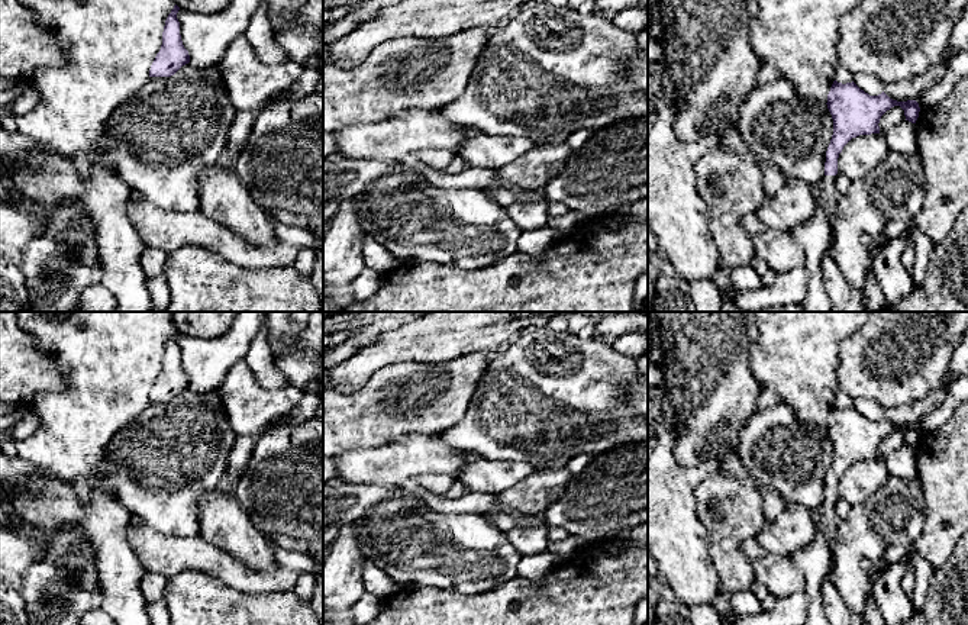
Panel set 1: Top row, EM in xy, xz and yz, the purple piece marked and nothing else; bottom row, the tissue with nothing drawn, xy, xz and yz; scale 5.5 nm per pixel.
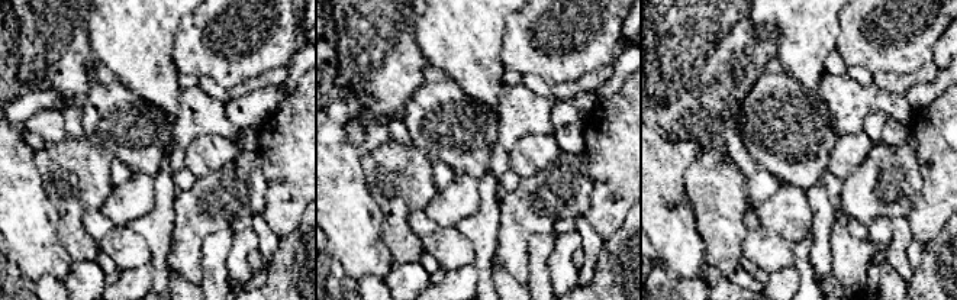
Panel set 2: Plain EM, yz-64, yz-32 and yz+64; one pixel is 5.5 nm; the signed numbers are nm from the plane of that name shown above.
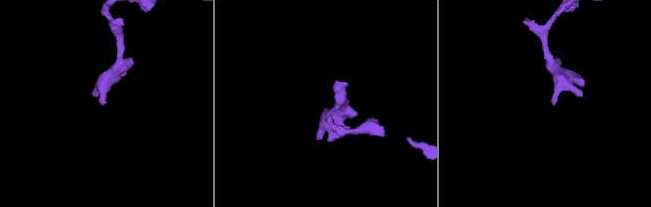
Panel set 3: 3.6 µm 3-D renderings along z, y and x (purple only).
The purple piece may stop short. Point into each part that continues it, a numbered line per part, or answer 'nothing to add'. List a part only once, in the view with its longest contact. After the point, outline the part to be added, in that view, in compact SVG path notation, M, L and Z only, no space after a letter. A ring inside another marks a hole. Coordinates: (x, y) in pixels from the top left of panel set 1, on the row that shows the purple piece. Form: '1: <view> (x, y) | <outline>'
1: yz (829, 196) | M825 175L823 181L825 181L825 184L822 187L819 204L825 210L825 213L829 219L829 223L830 223L830 229L832 229L833 220L836 216L836 202L840 194L836 191L836 189L833 186L835 175Z

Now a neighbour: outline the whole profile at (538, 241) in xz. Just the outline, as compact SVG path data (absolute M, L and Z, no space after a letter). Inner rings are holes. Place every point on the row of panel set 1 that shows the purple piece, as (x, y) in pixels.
M548 226L536 231L522 231L517 241L517 252L542 254L562 239L562 233Z

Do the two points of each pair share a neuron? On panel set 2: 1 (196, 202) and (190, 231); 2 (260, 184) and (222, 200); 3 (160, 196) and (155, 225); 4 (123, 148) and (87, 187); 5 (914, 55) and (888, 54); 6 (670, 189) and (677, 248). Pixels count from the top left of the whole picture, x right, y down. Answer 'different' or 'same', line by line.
1: same
2: same
3: same
4: different
5: same
6: same

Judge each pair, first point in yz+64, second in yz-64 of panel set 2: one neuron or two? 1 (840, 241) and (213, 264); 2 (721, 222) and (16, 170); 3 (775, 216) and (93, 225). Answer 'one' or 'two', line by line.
1: two
2: two
3: two

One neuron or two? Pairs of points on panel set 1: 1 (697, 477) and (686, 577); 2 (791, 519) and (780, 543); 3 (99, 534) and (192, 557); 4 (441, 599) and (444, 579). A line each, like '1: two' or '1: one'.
1: one
2: one
3: two
4: two

